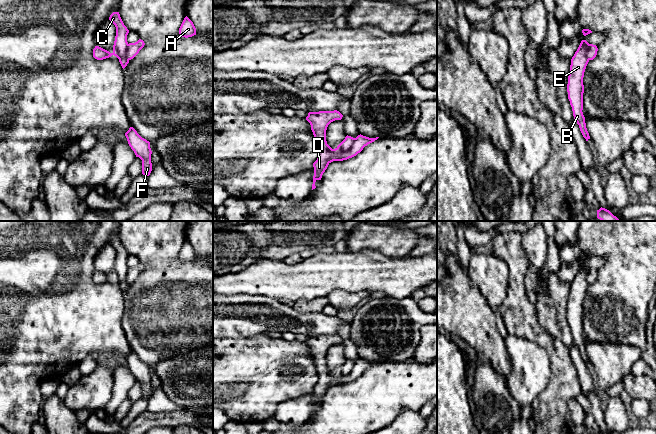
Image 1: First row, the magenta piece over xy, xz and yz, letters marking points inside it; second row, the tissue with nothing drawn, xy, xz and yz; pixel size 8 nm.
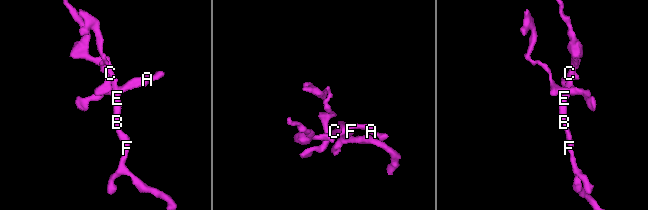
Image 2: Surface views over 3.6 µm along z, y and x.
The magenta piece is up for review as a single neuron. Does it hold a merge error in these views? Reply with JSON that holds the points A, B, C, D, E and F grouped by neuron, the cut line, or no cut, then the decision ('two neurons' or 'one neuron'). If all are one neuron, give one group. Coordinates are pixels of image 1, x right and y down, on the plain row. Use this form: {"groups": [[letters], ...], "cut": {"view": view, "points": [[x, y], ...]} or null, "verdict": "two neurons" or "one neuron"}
{"groups": [["A", "D"], ["B", "C", "E", "F"]], "cut": {"view": "xz", "points": [[355, 362], [348, 373], [338, 378], [331, 376]]}, "verdict": "two neurons"}

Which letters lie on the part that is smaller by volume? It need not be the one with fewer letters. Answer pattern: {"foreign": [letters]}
{"foreign": ["A", "D"]}

